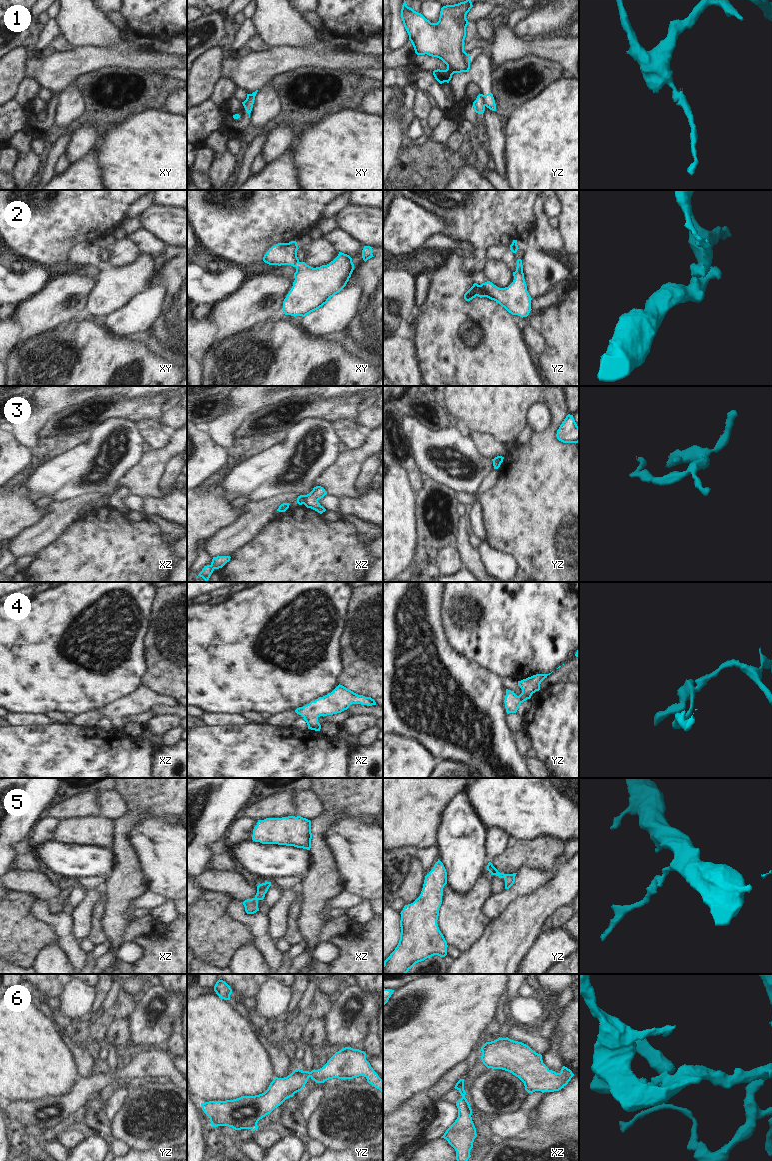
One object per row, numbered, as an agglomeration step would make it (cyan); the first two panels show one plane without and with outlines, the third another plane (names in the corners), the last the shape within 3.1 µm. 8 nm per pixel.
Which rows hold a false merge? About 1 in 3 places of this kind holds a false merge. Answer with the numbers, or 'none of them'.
1, 3

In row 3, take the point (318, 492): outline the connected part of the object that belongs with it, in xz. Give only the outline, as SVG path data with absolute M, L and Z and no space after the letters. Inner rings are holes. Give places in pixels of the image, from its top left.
M316 486L313 488L313 490L309 494L305 495L306 499L305 499L304 505L307 508L311 508L317 511L318 513L322 514L323 512L326 511L326 509L320 505L318 500L323 498L326 494L327 492L323 487Z

